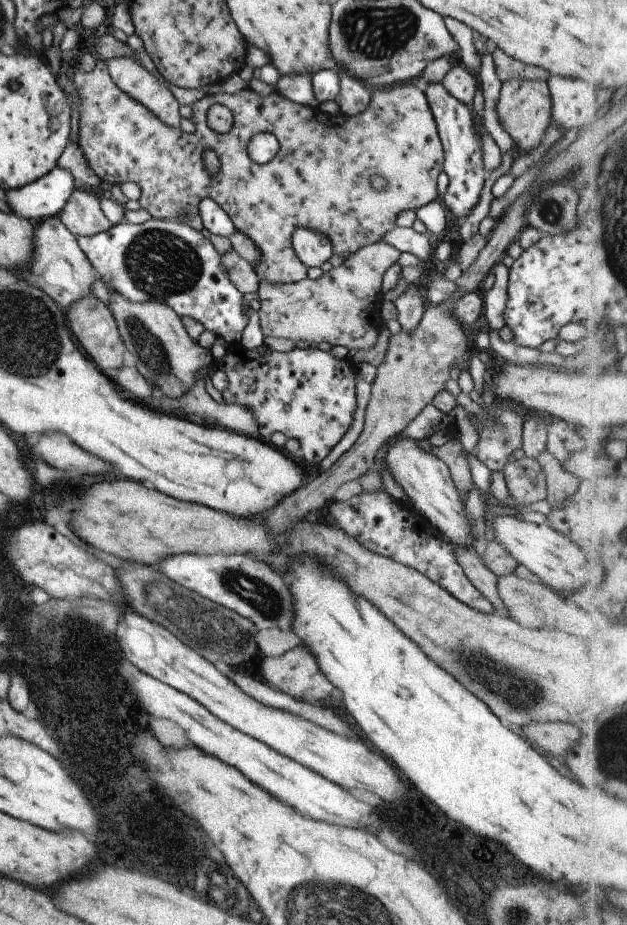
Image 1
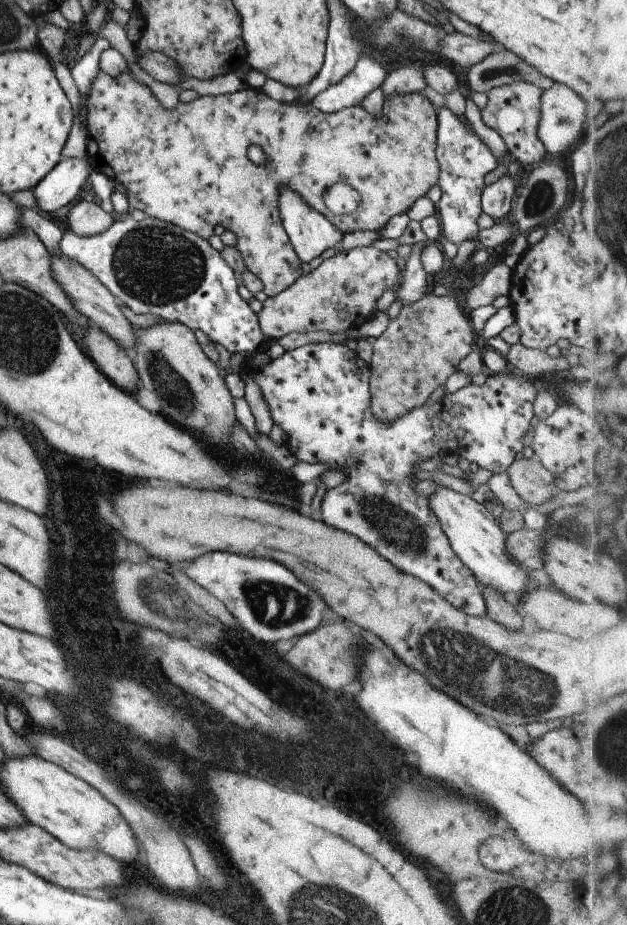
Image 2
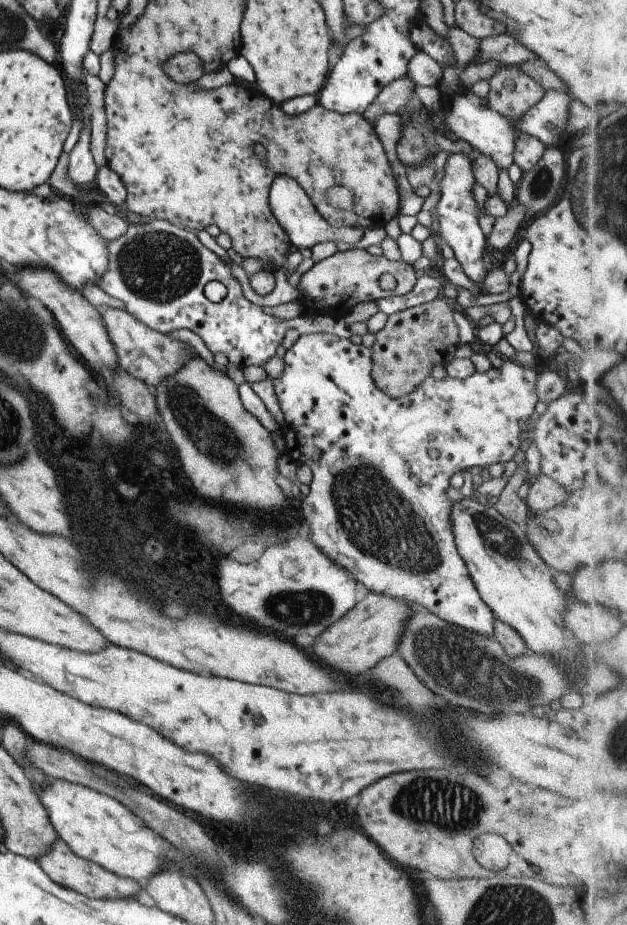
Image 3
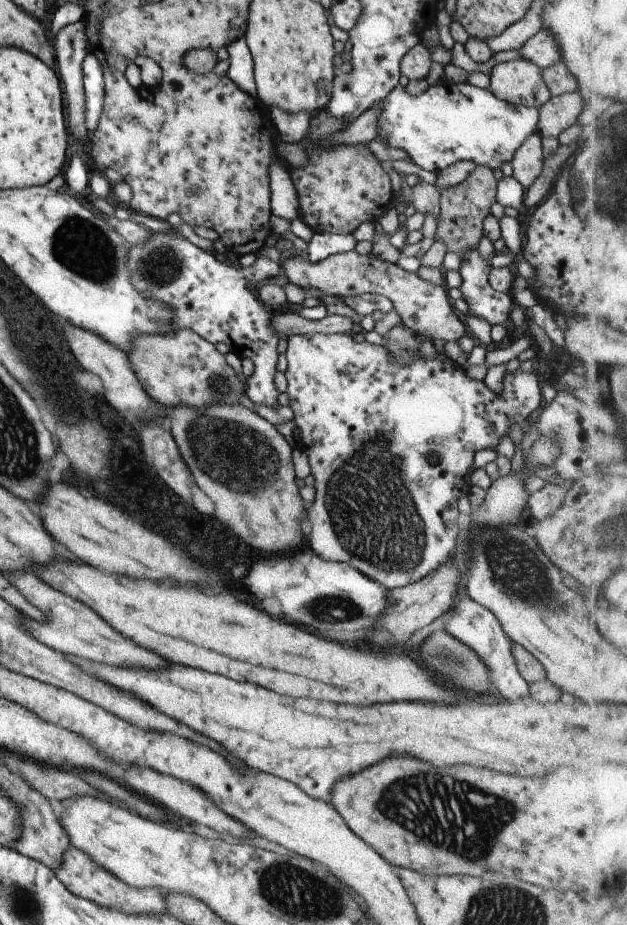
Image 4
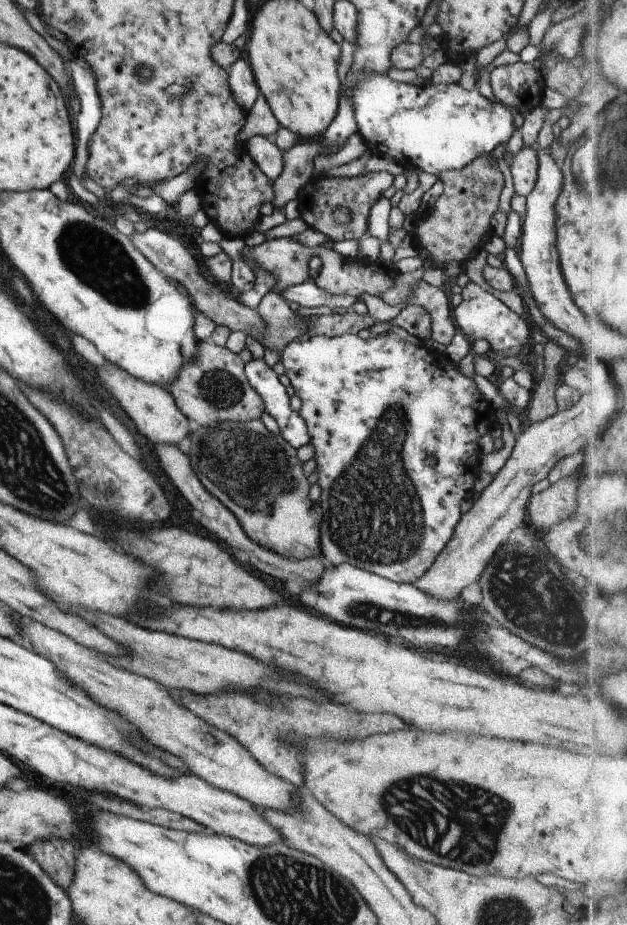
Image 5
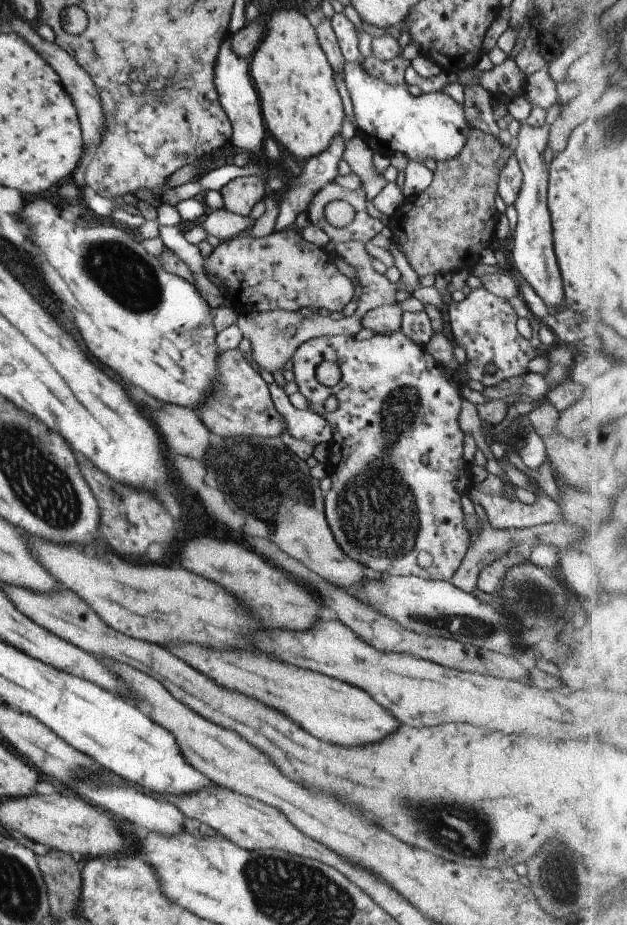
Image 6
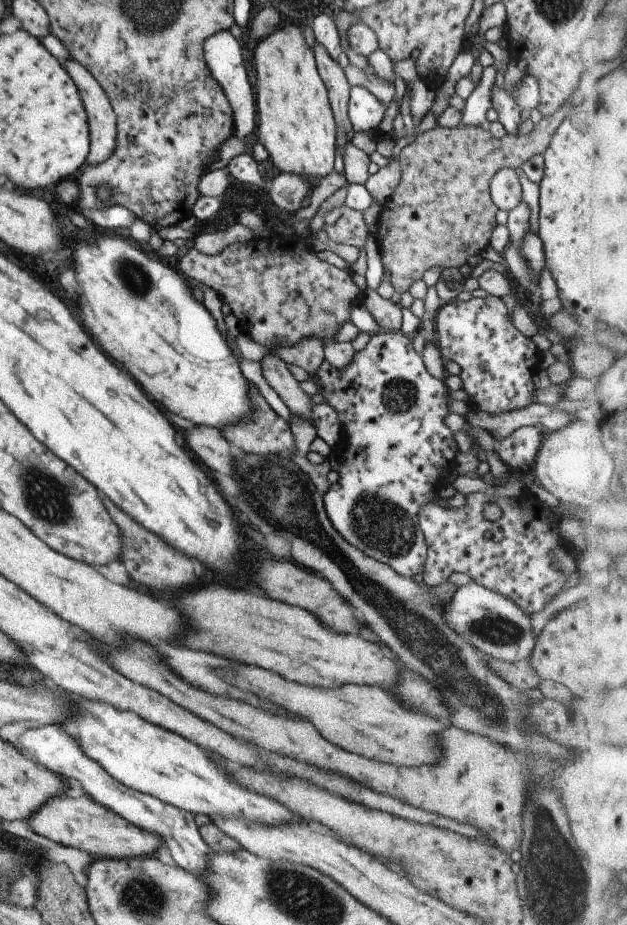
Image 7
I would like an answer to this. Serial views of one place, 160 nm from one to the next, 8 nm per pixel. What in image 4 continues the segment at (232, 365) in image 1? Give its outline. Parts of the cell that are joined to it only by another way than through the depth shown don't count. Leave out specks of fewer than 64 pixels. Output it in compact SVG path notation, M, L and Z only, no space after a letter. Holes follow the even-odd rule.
M306 333L290 335L288 339L285 352L288 363L285 371L288 383L286 394L288 394L289 406L294 412L293 421L299 431L299 444L308 455L316 492L314 502L308 508L308 520L312 526L308 536L310 546L320 558L346 562L388 591L418 582L455 556L457 536L461 531L458 526L457 502L462 494L468 494L470 490L470 486L467 485L470 483L467 472L468 468L472 470L474 454L484 448L496 450L500 440L504 436L509 437L512 424L522 426L524 420L530 419L543 407L543 397L536 375L533 372L523 372L521 369L506 373L503 377L503 389L496 393L483 380L470 378L465 373L464 367L450 358L447 360L418 358L409 365L401 365L399 361L393 360L384 347L367 341L356 342L354 336L346 333ZM465 582L459 584L458 602L453 604L454 614L450 619L446 620L445 629L458 640L461 640L466 646L469 646L478 657L484 662L485 666L489 668L489 675L491 676L491 683L498 688L498 692L516 702L524 696L524 699L530 698L530 685L524 680L515 665L515 658L511 651L512 640L503 631L500 621L496 615L476 602L465 588Z

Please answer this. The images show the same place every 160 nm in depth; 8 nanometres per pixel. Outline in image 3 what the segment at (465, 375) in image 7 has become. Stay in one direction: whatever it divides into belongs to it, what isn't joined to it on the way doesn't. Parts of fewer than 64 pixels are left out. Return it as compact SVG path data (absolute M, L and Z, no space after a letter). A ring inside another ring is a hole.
M467 149L460 153L448 155L447 161L444 163L444 175L439 182L441 196L437 202L435 214L439 222L439 234L446 240L448 246L451 246L467 277L482 288L484 277L487 275L486 268L482 264L482 257L489 250L489 247L478 223L478 218L481 215L478 202L472 195L472 188L478 183L474 179L474 172L472 171L474 160L469 152L470 150Z

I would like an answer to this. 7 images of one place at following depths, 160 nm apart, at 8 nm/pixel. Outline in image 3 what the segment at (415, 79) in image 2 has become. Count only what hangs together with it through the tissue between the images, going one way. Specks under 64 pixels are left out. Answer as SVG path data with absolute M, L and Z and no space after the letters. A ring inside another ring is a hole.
M404 75L398 80L393 80L390 84L382 87L374 102L366 108L362 114L370 124L375 123L376 119L384 113L397 113L402 106L406 106L410 99L416 94L414 92L416 84L408 76Z

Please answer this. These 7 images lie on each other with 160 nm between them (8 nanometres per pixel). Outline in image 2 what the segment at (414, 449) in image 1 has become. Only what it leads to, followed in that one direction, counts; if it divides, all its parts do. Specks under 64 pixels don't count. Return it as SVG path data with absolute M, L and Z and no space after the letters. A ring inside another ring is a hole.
M438 486L439 488L427 498L427 503L437 516L440 528L447 536L452 550L475 574L482 588L495 588L512 602L518 602L537 584L530 580L528 571L519 567L507 555L505 548L507 535L500 529L499 520L492 515L487 504L477 502L472 497L460 494L450 487Z

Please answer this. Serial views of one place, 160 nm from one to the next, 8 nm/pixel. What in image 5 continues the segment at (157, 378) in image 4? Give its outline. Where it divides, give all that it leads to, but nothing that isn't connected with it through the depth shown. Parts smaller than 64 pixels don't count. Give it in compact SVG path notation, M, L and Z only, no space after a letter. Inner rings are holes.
M198 340L196 354L191 361L188 361L176 375L176 378L165 386L165 389L172 394L176 400L177 407L185 414L194 425L211 427L216 423L224 421L254 420L258 417L259 412L263 411L263 400L256 394L252 385L248 382L245 375L245 363L240 356L221 347L209 340Z

